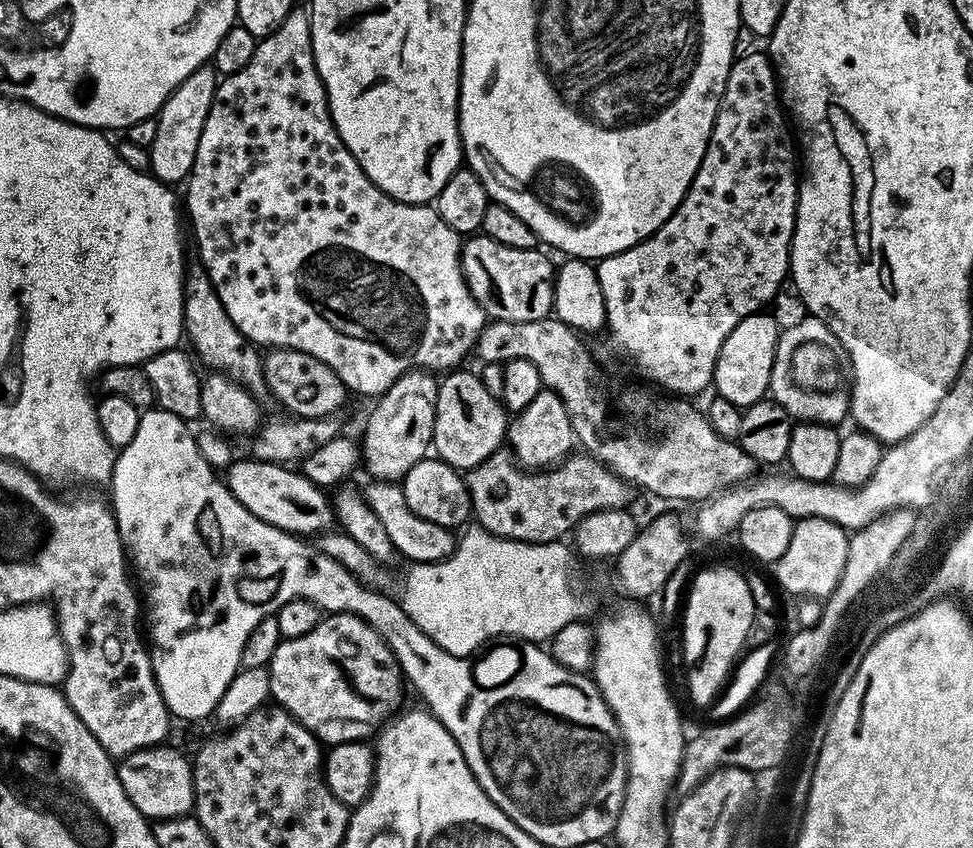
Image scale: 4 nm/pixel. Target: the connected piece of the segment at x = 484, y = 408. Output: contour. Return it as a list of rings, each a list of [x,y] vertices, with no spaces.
[[[449,371],[443,377],[445,380],[439,381],[432,448],[435,455],[450,467],[467,470],[490,458],[490,454],[497,452],[505,443],[510,416],[498,397],[486,390],[475,371],[460,371]]]

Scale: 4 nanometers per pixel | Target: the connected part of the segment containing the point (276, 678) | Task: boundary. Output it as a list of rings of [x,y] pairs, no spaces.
[[[333,612],[325,615],[318,622],[318,626],[310,630],[310,634],[302,634],[289,640],[281,639],[267,670],[271,699],[279,707],[285,708],[295,720],[302,722],[302,726],[313,732],[324,746],[351,740],[363,741],[368,738],[364,736],[368,735],[371,737],[381,721],[389,715],[387,712],[403,698],[404,688],[406,689],[400,663],[394,658],[388,643],[365,620],[349,612]]]

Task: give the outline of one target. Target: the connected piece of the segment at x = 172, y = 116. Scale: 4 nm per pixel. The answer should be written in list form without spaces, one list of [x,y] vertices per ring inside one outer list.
[[[211,63],[202,65],[185,78],[166,98],[158,115],[155,117],[158,134],[148,149],[148,167],[151,175],[163,184],[176,186],[176,183],[187,181],[192,173],[194,158],[198,154],[198,138],[202,138],[202,126],[210,114],[210,106],[216,97],[218,73]]]

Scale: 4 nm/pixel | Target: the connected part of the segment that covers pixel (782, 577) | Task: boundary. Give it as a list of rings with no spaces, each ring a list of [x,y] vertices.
[[[802,518],[795,521],[790,534],[790,546],[786,546],[786,554],[782,554],[782,558],[778,558],[774,565],[775,583],[793,592],[796,598],[827,598],[842,578],[849,537],[845,529],[826,518]]]

